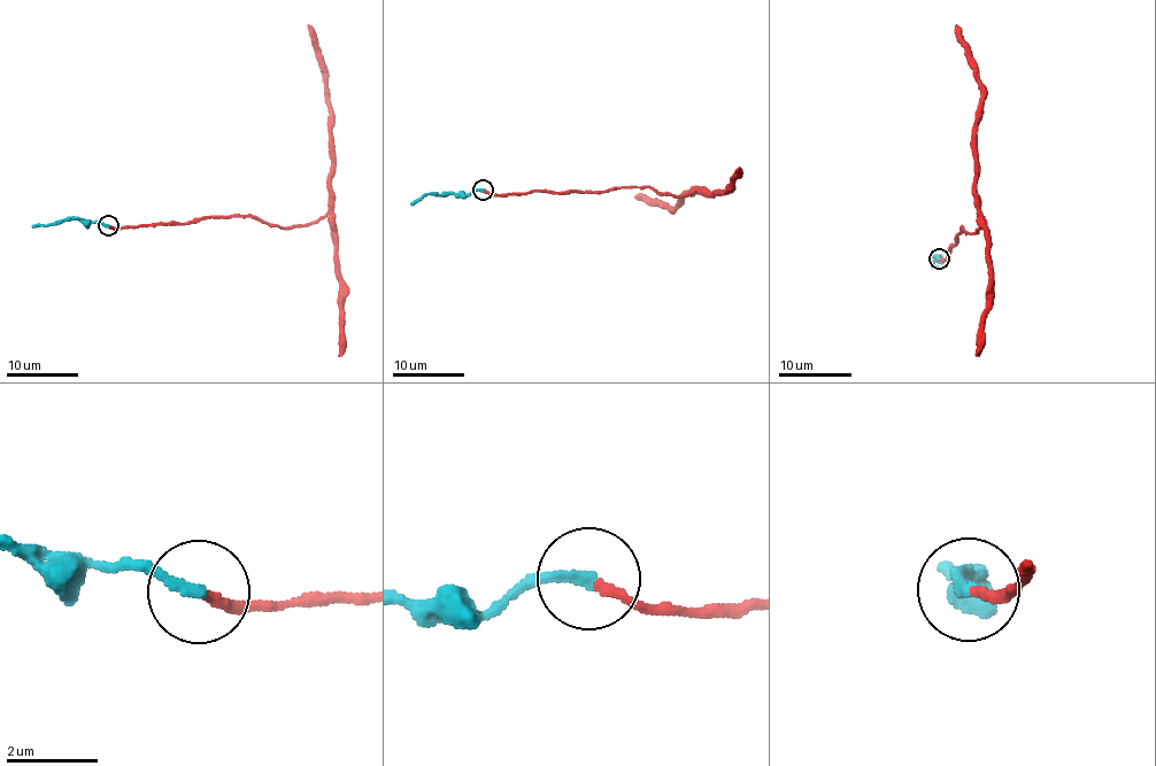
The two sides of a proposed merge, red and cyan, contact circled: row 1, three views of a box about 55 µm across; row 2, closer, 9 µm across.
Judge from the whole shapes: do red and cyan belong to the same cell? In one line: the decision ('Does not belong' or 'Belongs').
Belongs

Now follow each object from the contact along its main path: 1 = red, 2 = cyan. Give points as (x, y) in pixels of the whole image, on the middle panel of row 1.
1: (483, 190), (505, 195), (617, 187), (645, 187), (681, 195), (696, 191), (670, 209), (636, 196)
2: (483, 190), (474, 190), (467, 195), (426, 193), (411, 204)

